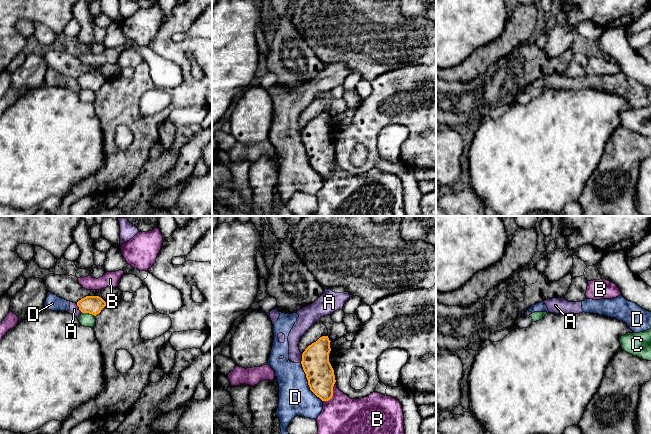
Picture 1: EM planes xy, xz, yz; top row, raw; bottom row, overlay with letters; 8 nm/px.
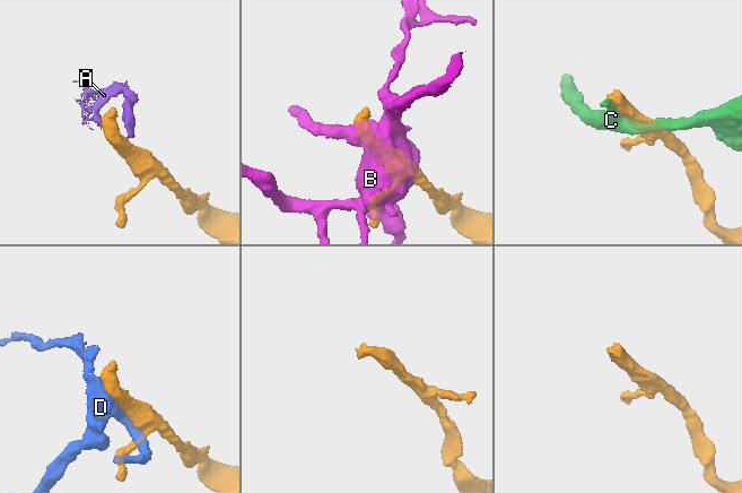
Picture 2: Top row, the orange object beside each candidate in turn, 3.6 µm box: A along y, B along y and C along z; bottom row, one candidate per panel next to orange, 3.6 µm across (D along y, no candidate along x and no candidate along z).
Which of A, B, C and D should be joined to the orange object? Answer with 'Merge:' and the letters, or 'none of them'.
Merge: none of them

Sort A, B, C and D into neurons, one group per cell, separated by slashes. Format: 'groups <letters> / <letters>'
groups A D / B / C

